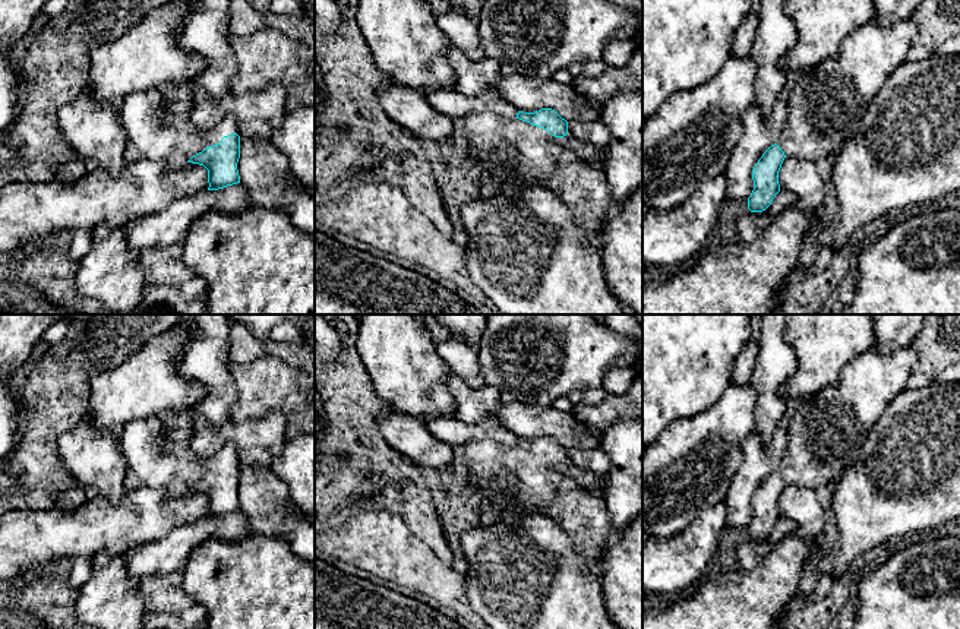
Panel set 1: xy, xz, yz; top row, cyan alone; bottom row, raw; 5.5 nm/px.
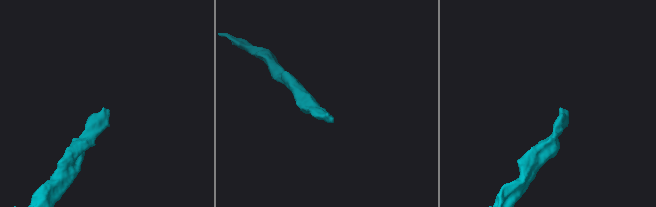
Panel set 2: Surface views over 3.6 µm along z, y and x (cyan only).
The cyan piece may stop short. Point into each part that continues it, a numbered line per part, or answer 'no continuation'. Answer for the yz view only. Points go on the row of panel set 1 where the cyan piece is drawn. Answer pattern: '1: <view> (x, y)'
1: yz (826, 107)

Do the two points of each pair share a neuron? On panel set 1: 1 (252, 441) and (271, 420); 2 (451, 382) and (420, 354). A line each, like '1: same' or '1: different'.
1: same
2: different

